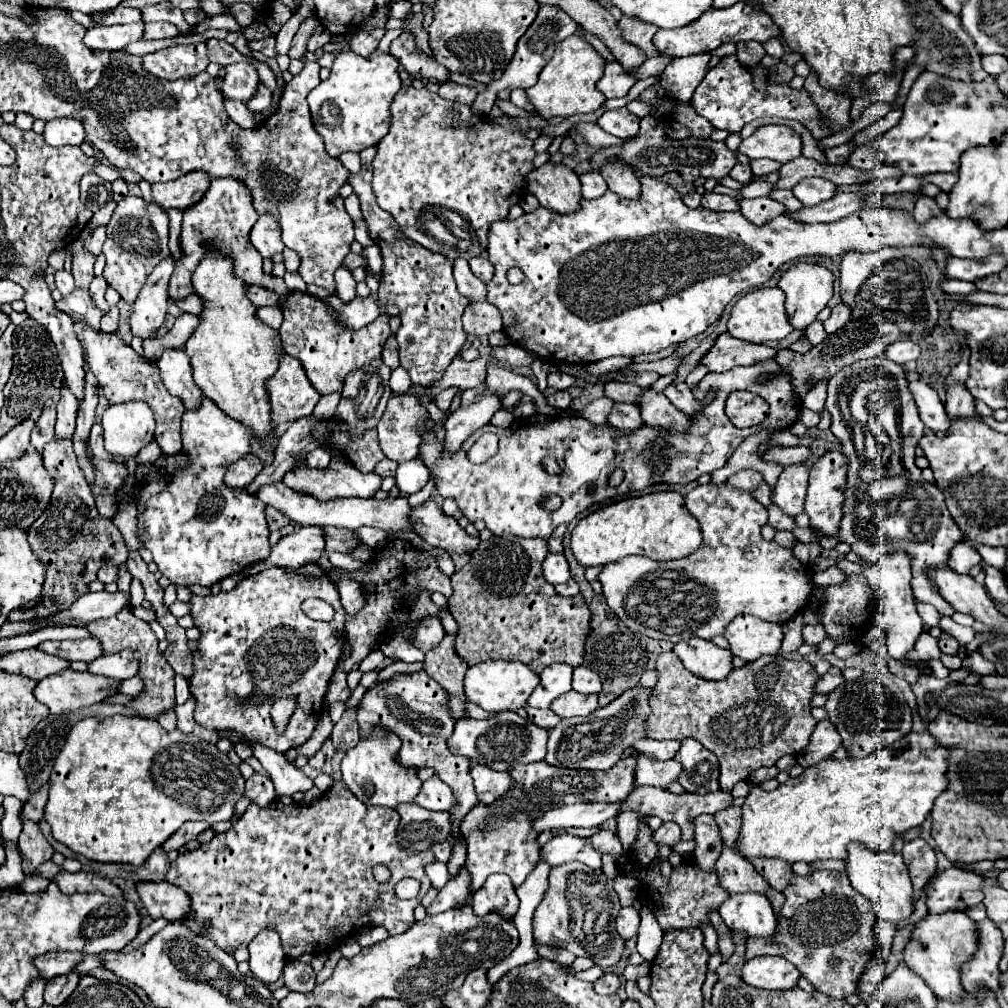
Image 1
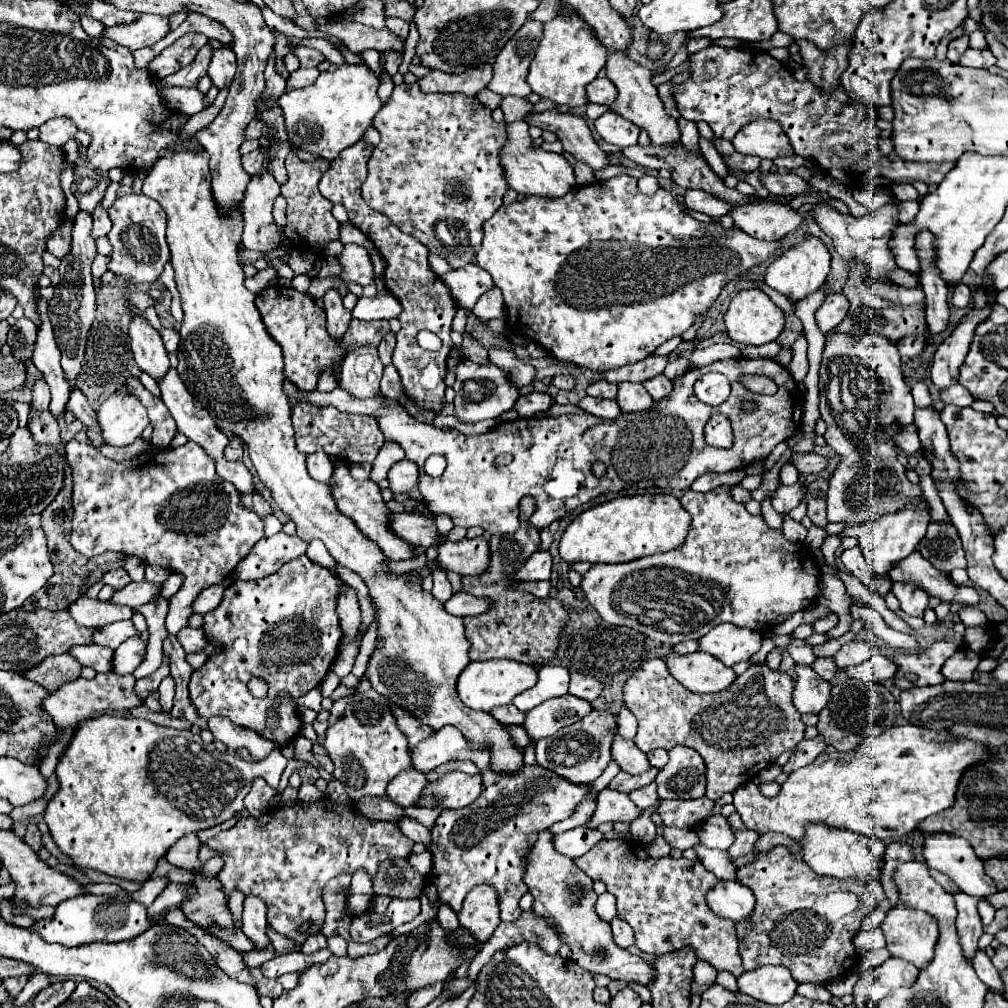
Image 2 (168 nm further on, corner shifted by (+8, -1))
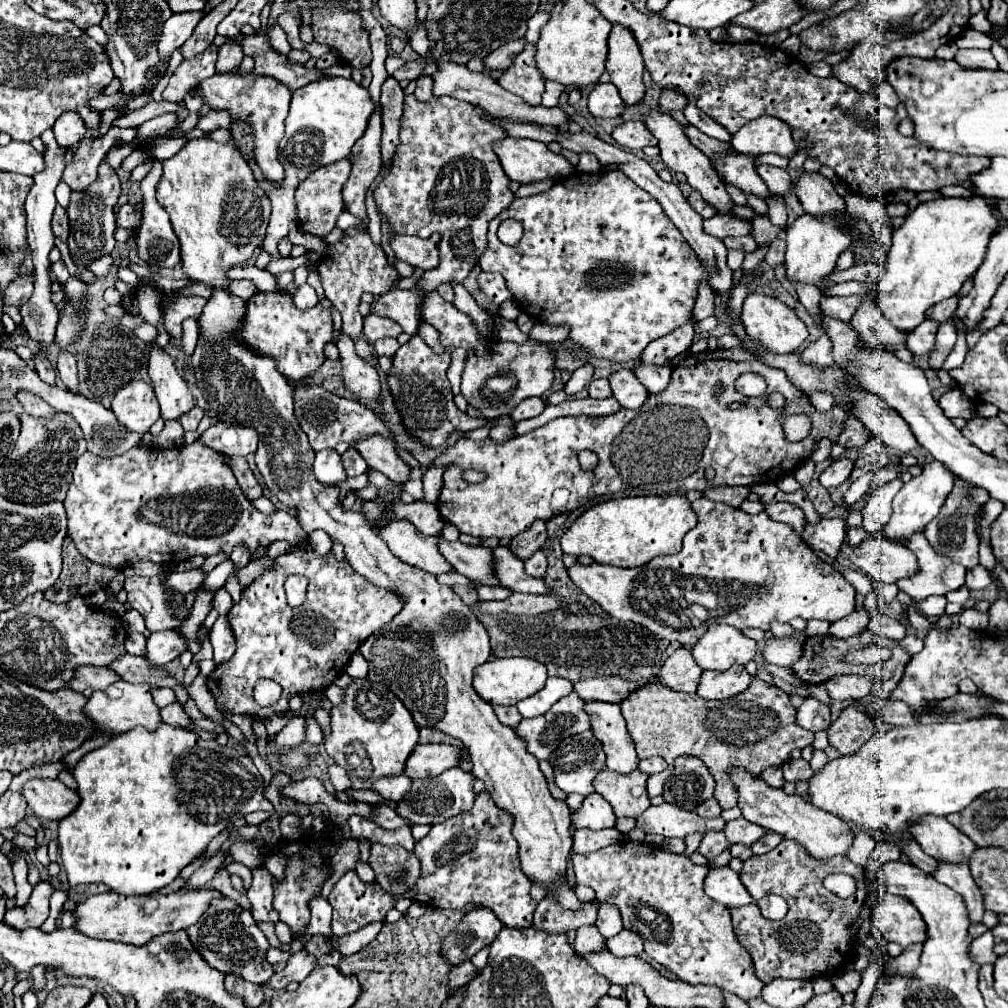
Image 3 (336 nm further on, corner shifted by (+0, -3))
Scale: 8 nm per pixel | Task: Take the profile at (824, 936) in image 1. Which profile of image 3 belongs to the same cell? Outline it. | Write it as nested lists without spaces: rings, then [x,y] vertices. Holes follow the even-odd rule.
[[[792,840],[780,842],[774,850],[762,856],[752,856],[744,862],[740,870],[740,880],[750,892],[754,900],[760,900],[766,894],[780,894],[788,902],[788,914],[774,922],[766,920],[756,904],[740,906],[730,910],[734,920],[734,930],[740,944],[750,952],[756,968],[756,976],[768,984],[772,978],[804,978],[810,980],[814,976],[826,974],[830,970],[840,970],[850,964],[850,922],[858,916],[868,888],[864,884],[864,870],[858,868],[854,862],[844,858],[828,858],[828,862],[816,862],[808,858],[804,846]],[[828,874],[850,874],[856,878],[856,892],[842,900],[838,896],[820,898],[820,894],[832,894],[822,886],[822,880]],[[820,900],[830,900],[828,908],[820,904]],[[838,958],[838,960],[834,960]]]

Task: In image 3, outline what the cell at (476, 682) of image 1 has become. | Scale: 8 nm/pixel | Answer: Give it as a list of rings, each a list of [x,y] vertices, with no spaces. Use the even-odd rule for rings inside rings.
[[[492,658],[480,668],[476,668],[474,688],[486,702],[510,706],[510,704],[516,704],[518,700],[524,700],[536,694],[544,686],[546,678],[548,678],[546,666],[532,658]]]

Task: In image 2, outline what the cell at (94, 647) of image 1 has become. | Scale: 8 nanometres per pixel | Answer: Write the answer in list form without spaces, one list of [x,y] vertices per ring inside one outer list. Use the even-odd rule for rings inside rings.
[[[84,644],[84,646],[72,648],[72,652],[68,652],[68,654],[72,654],[82,666],[90,666],[96,672],[112,670],[112,654],[114,654],[112,648],[104,648],[98,644],[88,644],[88,646]]]

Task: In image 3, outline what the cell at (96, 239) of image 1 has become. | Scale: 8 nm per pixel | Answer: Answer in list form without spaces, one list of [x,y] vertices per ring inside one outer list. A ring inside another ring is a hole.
[[[128,202],[128,204],[124,204],[122,208],[120,208],[120,212],[116,214],[116,224],[120,226],[120,228],[138,228],[140,226],[140,218],[142,218],[142,212],[140,210],[136,210],[136,206],[132,204],[132,202]]]

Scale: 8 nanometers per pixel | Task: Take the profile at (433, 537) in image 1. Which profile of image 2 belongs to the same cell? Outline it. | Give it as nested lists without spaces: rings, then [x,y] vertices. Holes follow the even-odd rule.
[[[462,538],[458,542],[450,542],[450,540],[444,540],[438,544],[438,562],[446,568],[446,570],[454,570],[458,574],[482,574],[486,568],[488,568],[488,558],[490,558],[490,552],[488,552],[488,542],[484,538]]]

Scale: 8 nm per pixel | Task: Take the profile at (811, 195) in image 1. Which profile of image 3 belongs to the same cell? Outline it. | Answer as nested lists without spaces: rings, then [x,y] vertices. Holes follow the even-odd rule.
[[[758,164],[756,172],[766,182],[770,192],[774,192],[778,196],[782,196],[788,188],[792,188],[792,178],[782,168],[774,168],[774,166],[768,166],[768,164]]]

